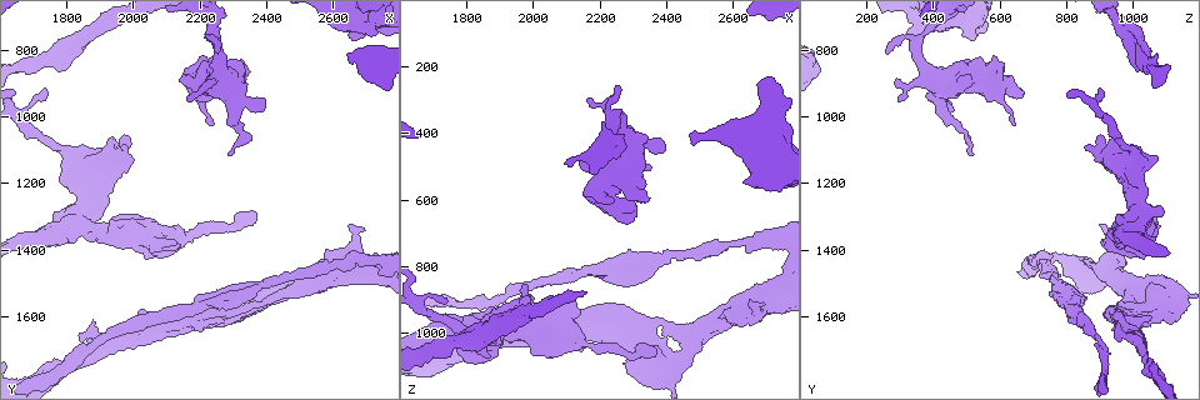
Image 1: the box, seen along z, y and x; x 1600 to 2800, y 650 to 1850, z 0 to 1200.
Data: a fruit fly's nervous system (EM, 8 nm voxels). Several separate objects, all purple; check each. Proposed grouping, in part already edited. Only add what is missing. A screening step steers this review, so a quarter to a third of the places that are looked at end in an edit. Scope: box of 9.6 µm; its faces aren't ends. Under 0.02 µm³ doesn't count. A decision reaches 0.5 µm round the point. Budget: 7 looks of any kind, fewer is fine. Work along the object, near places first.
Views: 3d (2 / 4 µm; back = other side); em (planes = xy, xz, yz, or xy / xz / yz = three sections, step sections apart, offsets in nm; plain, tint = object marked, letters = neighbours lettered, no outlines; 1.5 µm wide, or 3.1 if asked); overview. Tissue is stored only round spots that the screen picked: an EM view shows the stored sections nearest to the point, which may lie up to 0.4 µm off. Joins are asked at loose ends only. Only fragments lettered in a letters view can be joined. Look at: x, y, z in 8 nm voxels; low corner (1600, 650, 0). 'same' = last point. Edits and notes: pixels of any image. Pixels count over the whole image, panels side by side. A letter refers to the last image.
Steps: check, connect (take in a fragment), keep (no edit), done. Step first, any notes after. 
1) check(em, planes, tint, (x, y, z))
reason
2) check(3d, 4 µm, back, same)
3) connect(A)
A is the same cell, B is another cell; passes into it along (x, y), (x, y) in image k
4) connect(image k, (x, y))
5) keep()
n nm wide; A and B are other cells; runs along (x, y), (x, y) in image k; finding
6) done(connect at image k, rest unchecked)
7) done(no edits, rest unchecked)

check(3d, 4 µm, (1730, 920, 900))
an open end

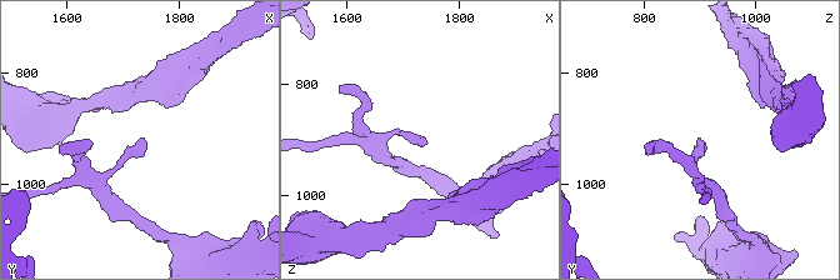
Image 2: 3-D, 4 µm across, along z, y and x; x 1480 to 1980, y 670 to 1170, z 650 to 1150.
check(em, planes, letters, (1735, 915, 895))
shape alone is not enough

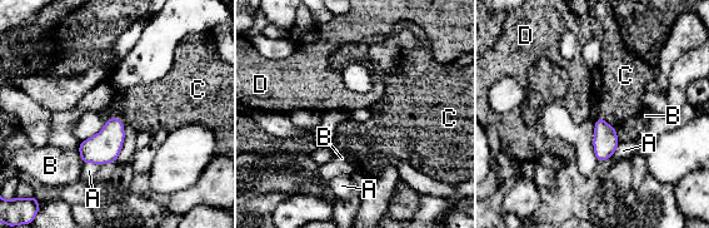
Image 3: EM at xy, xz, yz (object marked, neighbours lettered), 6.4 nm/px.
keep()
A, B, C and D are other cells; border along (599, 115), (615, 128) in image 3; none of them fits

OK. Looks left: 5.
check(em, planes, letters, (1930, 1070, 930))
branch stops here

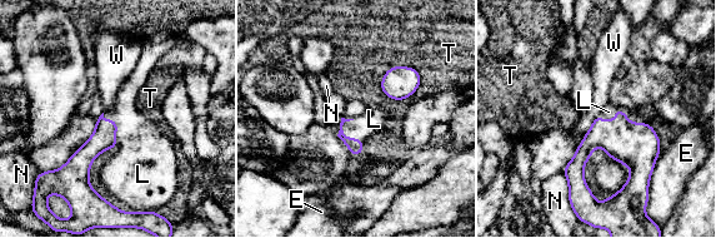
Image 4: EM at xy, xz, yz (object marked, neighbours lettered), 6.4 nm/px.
connect(L)
T touches over 280 nm; L is the same cell, E, N, T and W are other cells; passes into it along (104, 137), (116, 127), (145, 153) in image 4; it goes on there

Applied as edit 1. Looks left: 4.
check(3d, 2 µm, (2380, 1280, 1050))
an open end

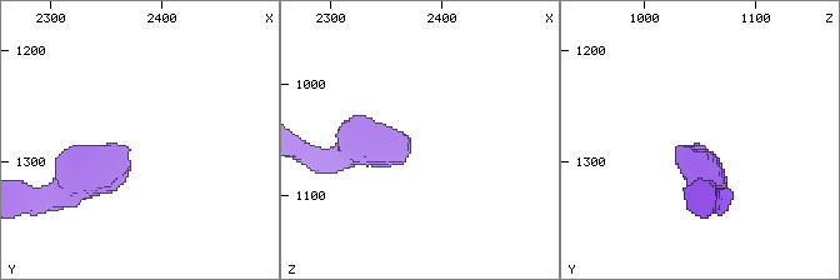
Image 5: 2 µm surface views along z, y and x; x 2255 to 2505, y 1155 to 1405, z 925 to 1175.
check(em, planes, letters, (2370, 1288, 1054))

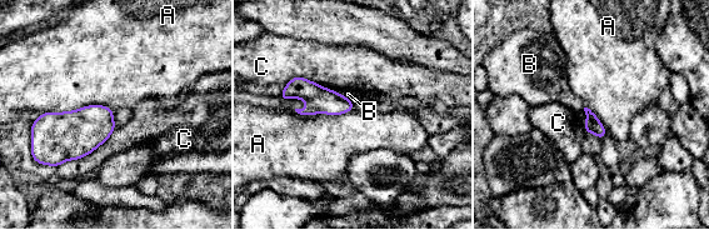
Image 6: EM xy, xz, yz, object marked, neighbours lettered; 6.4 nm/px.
keep()
A, B and C are other cells; border along (281, 100), (353, 108) in image 6; none of them fits

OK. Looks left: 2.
done(connect at image 4, rest unchecked)

